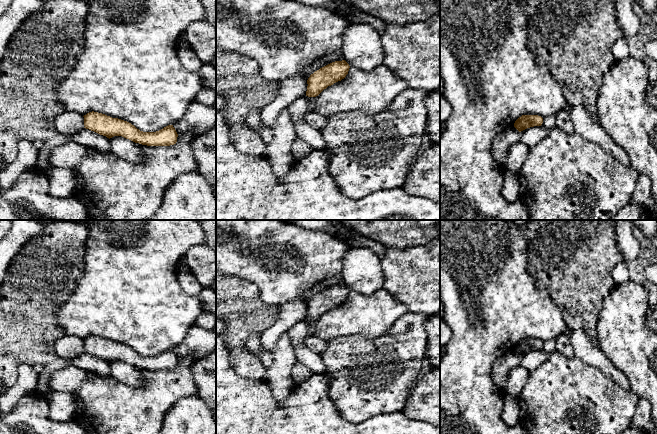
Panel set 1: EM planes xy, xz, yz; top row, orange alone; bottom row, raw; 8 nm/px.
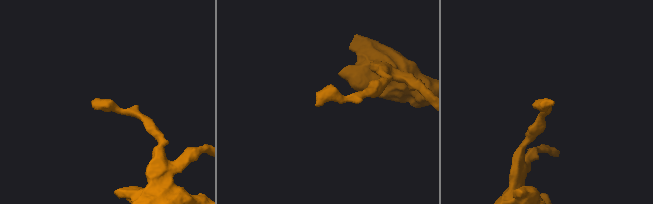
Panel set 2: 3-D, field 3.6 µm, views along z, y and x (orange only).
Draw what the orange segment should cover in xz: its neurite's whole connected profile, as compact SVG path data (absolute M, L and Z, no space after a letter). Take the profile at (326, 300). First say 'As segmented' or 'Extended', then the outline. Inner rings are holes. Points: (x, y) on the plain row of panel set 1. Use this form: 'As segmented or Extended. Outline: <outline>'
As segmented. Outline: M342 284L332 286L315 295L307 304L306 320L318 320L328 310L344 303L348 298L349 292L349 288Z

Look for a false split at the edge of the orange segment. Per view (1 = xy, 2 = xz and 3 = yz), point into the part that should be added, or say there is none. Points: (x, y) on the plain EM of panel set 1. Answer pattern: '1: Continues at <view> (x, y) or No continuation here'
1: No continuation here
2: No continuation here
3: No continuation here

